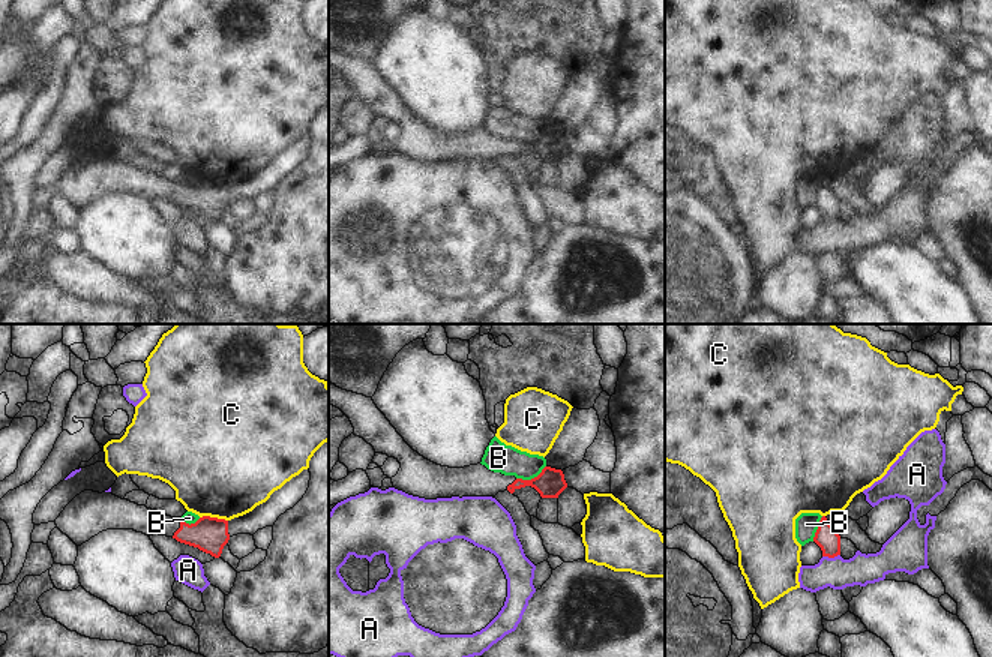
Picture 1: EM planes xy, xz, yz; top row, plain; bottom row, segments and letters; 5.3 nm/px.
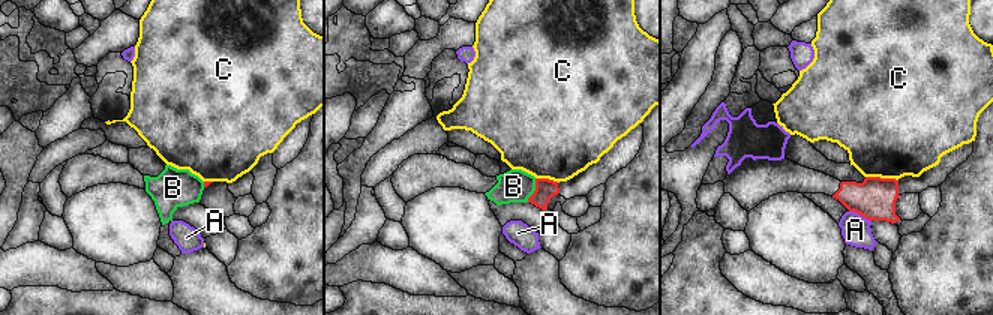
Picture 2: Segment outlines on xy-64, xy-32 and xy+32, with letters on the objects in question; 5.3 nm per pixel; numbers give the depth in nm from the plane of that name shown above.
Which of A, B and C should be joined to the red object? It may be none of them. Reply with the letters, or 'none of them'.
none of them

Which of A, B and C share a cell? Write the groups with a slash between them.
A / B / C

